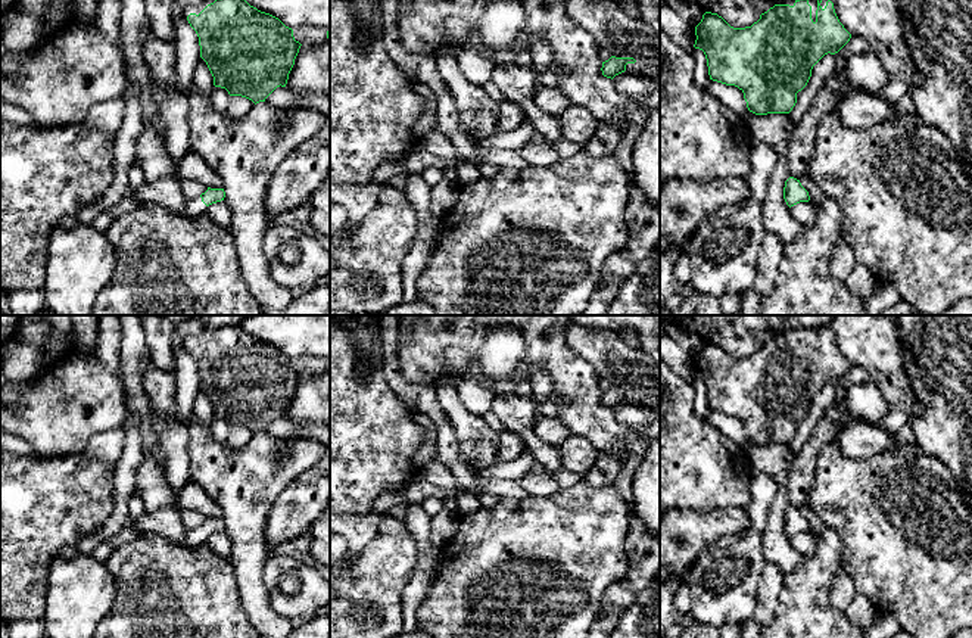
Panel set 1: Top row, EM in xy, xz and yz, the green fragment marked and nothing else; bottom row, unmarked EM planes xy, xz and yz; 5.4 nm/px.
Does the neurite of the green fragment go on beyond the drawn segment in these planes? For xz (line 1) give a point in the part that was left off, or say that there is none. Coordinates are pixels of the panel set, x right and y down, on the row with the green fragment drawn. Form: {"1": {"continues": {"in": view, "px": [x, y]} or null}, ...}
{"1": {"continues": null}}

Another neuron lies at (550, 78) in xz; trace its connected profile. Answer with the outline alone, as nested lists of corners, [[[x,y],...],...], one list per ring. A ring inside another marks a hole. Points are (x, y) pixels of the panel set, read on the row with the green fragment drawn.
[[[551,62],[546,71],[542,74],[540,83],[545,87],[557,87],[563,74],[563,68],[560,63]]]

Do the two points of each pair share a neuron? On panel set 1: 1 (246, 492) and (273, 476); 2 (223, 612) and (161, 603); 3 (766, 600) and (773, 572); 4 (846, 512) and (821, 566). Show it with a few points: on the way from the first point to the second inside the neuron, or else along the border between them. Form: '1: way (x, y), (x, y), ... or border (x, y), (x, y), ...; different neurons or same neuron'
1: way (252, 486), (262, 476), (267, 476); same neuron
2: way (208, 612), (178, 612), (175, 609); same neuron
3: way (768, 593), (772, 579); same neuron
4: border (826, 525), (840, 540), (841, 565); different neurons

